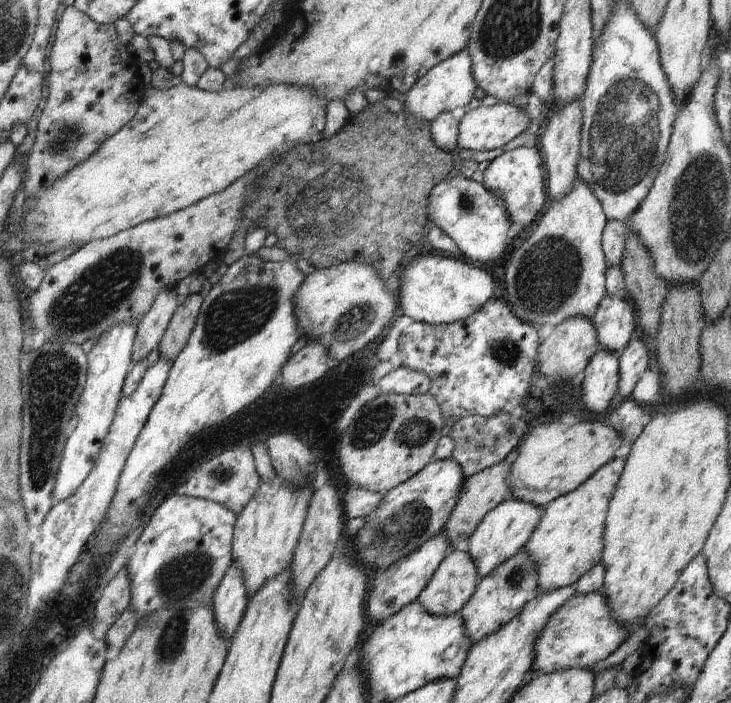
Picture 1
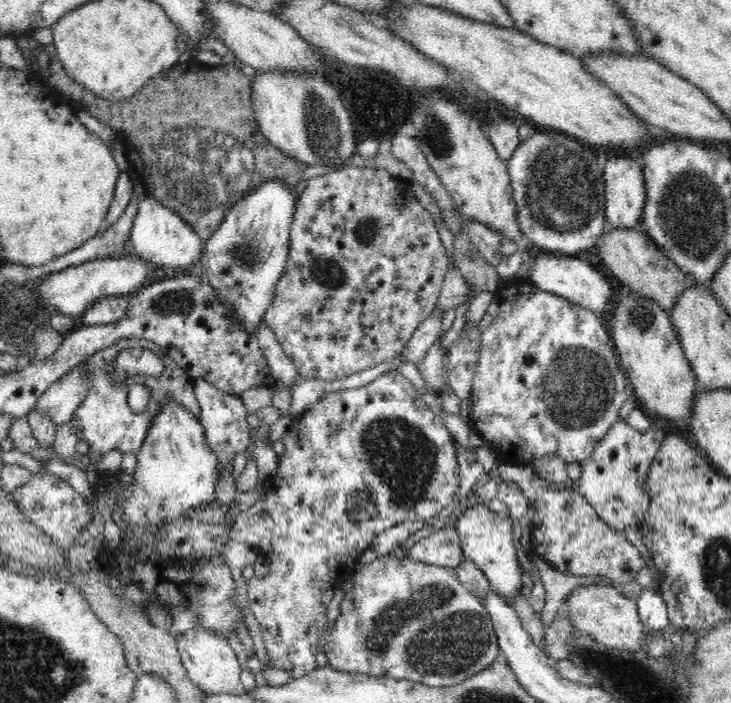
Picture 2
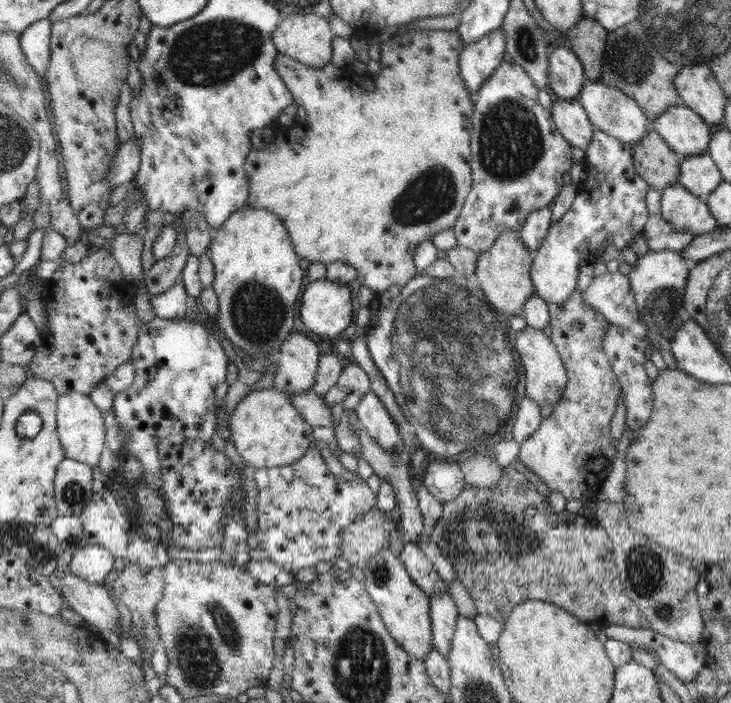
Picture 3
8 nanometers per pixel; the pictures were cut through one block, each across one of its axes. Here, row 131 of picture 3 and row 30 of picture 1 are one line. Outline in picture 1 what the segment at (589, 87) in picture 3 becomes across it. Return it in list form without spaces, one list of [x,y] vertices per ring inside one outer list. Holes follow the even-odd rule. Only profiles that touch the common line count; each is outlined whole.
[[[618,2],[602,34],[593,44],[592,64],[581,98],[581,126],[578,177],[600,201],[607,220],[629,220],[640,208],[666,156],[674,122],[678,116],[676,96],[662,70],[656,39],[642,26],[631,3]]]

